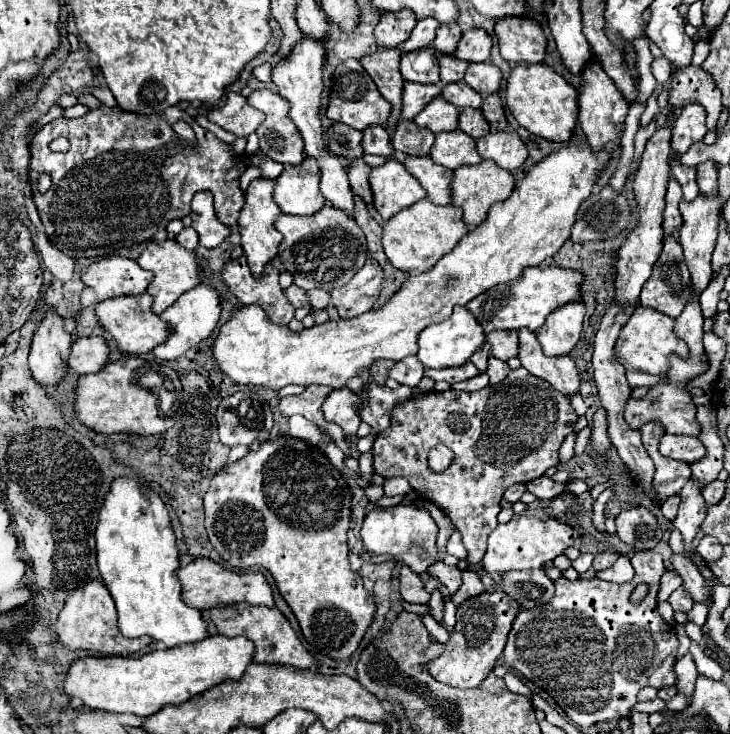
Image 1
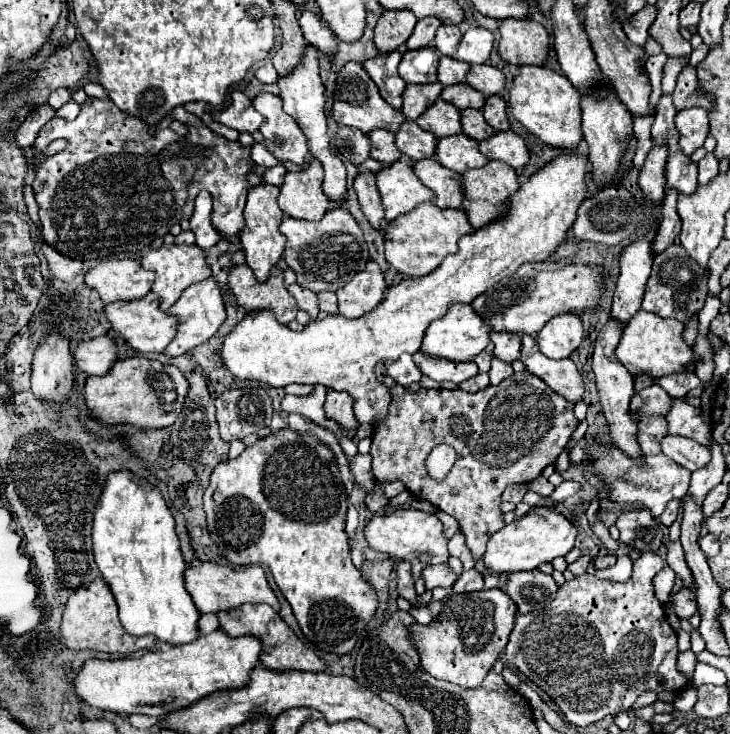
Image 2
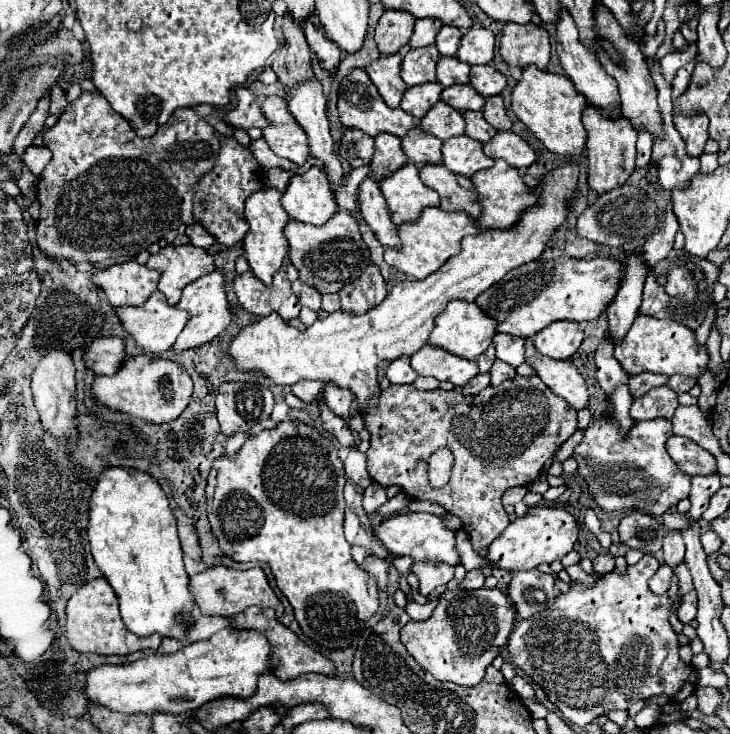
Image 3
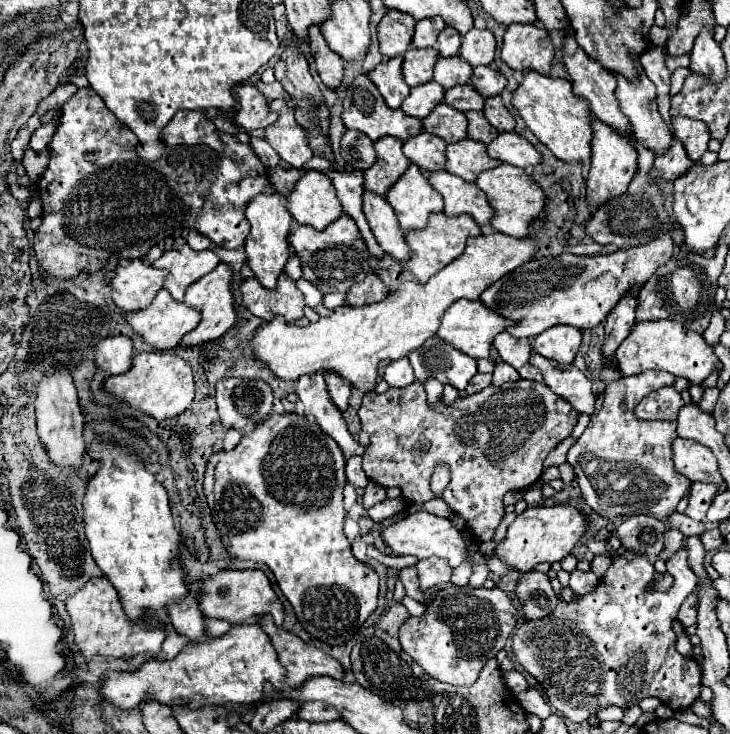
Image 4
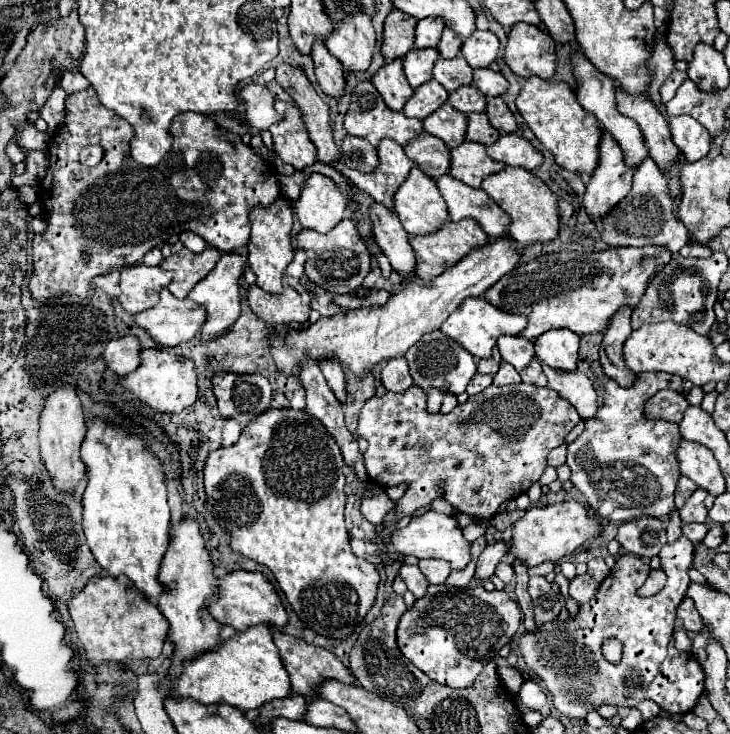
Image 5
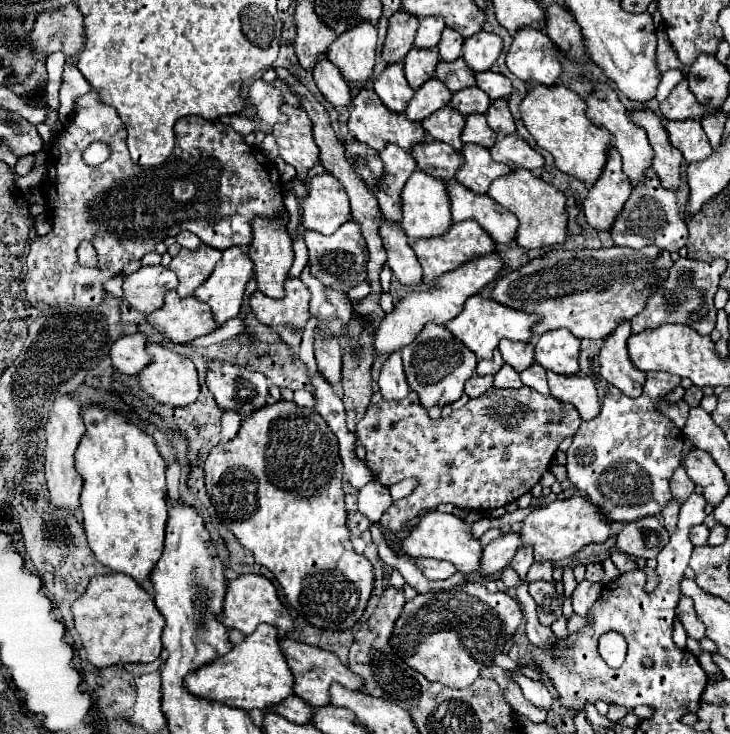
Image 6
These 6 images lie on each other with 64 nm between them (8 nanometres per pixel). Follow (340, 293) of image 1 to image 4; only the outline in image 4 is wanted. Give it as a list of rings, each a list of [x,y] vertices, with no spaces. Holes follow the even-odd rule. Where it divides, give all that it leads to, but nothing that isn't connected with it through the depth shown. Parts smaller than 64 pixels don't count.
[[[370,268],[370,272],[366,274],[366,278],[362,282],[356,282],[348,294],[346,294],[346,306],[352,308],[362,308],[374,302],[382,302],[388,296],[388,288],[382,282],[382,278],[374,272],[374,268]]]

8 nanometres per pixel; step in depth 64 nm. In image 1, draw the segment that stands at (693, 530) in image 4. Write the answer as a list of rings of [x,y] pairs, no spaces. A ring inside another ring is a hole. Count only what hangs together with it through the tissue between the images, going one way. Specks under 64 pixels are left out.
[[[678,494],[670,496],[668,500],[664,500],[664,502],[662,502],[662,506],[660,506],[660,510],[662,510],[664,518],[674,520],[674,518],[676,518],[676,512],[678,512],[678,504],[680,504],[680,496],[678,496]]]

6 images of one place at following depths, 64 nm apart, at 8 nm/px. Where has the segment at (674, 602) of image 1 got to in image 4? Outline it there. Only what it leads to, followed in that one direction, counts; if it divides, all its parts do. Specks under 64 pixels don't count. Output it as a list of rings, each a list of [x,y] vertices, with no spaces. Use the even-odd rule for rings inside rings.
[[[690,594],[690,596],[684,600],[684,604],[680,606],[678,616],[676,616],[676,618],[682,622],[684,628],[690,628],[690,626],[696,624],[696,610],[698,610],[698,596],[696,596],[696,594]]]

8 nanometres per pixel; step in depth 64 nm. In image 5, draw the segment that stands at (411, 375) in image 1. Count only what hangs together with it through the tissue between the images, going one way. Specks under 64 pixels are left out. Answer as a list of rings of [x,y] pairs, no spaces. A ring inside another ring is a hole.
[[[392,358],[384,366],[380,380],[386,386],[386,390],[390,390],[390,392],[400,394],[400,392],[408,390],[412,386],[412,378],[410,378],[410,368],[408,368],[406,358]]]

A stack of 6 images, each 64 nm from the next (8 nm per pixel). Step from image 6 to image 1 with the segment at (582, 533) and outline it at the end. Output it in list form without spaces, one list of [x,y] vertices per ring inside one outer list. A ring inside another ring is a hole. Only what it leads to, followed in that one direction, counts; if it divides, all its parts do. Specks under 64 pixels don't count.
[[[526,508],[520,514],[514,514],[510,522],[498,524],[498,528],[488,536],[488,550],[482,558],[482,568],[488,574],[502,574],[510,570],[530,570],[542,568],[548,560],[560,556],[576,540],[576,530],[562,520],[550,518],[540,508]]]

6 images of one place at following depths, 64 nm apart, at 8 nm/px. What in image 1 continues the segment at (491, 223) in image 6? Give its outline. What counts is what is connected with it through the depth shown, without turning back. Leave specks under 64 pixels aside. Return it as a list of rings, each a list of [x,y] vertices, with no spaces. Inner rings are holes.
[[[406,156],[402,164],[426,190],[428,200],[432,204],[438,204],[438,206],[450,204],[452,172],[448,168],[434,164],[430,156]]]

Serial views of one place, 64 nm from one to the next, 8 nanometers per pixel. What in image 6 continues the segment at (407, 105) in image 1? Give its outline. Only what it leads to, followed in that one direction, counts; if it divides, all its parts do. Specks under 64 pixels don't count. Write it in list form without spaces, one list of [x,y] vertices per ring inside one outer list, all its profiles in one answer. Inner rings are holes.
[[[432,78],[422,88],[416,90],[414,98],[408,102],[404,116],[410,120],[424,120],[426,116],[444,108],[450,102],[450,98],[452,98],[450,90],[438,78]]]

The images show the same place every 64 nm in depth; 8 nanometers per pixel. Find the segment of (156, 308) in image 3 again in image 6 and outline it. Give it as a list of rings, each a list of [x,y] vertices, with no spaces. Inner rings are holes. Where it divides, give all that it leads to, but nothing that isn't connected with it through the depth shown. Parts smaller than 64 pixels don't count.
[[[174,290],[166,292],[164,306],[148,314],[146,322],[174,344],[190,342],[216,330],[210,306],[198,302],[194,296],[178,298]]]

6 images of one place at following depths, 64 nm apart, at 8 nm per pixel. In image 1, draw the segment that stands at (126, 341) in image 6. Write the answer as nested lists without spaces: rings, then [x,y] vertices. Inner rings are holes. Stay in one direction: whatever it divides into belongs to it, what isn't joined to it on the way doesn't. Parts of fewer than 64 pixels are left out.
[[[78,338],[72,342],[68,368],[76,374],[98,372],[108,362],[108,344],[104,338]]]

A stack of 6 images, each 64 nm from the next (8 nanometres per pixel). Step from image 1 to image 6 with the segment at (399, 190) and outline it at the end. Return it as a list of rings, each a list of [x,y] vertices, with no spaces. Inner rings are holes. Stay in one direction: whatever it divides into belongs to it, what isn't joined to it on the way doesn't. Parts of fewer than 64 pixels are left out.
[[[414,170],[414,174],[408,178],[404,190],[402,190],[402,228],[408,234],[408,238],[430,238],[430,236],[440,236],[444,234],[452,224],[450,216],[450,204],[448,204],[448,194],[446,186],[424,174],[422,170]]]

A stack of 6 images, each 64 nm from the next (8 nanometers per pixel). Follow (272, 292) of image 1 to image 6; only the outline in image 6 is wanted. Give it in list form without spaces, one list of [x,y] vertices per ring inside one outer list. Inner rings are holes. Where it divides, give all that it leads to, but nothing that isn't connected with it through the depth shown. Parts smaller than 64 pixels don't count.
[[[288,278],[284,282],[284,288],[286,296],[280,300],[268,298],[260,290],[256,290],[250,296],[250,308],[256,314],[256,318],[266,326],[274,328],[280,324],[292,324],[296,328],[304,328],[310,318],[310,292],[306,290],[300,278]]]

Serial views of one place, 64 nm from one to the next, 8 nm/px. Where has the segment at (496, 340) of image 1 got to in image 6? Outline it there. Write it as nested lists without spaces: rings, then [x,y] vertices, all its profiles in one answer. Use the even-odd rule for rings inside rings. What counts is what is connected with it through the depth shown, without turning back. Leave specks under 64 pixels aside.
[[[500,342],[500,352],[504,356],[504,362],[510,364],[516,372],[526,370],[534,362],[534,344],[532,342]]]

